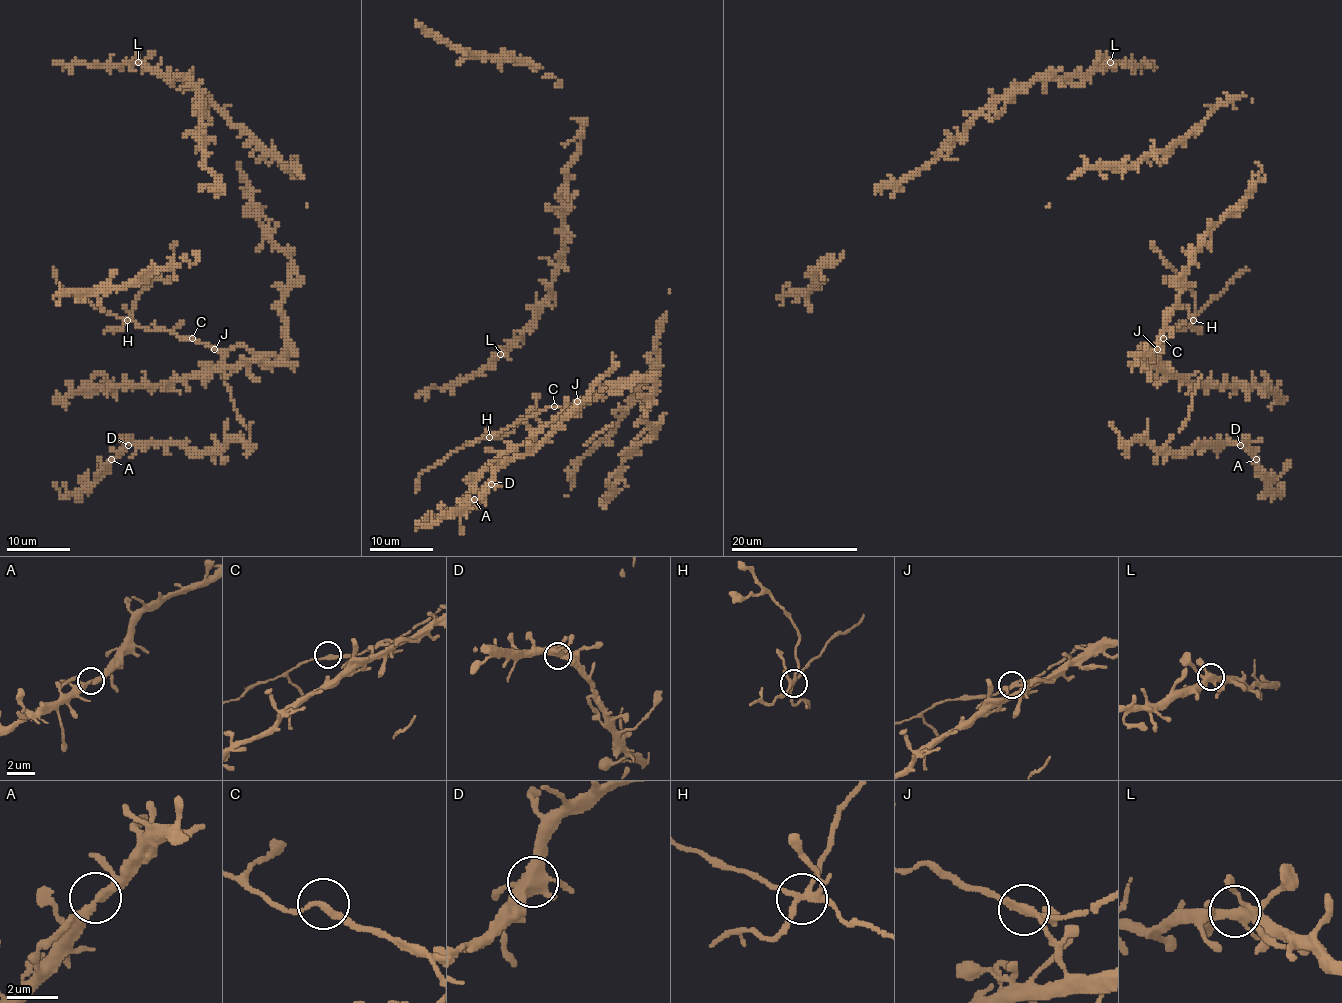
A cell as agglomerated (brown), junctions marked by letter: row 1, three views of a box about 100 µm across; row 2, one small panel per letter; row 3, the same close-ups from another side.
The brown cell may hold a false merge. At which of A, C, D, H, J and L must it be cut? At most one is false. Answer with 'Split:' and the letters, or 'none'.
Split: H

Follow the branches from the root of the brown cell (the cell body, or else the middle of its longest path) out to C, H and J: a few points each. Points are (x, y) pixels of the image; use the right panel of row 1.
C: (1255, 162), (1262, 168), (1256, 184), (1205, 238), (1164, 334), (1136, 357), (1142, 345), (1156, 350), (1163, 338)
H: (1255, 162), (1262, 168), (1256, 184), (1205, 238), (1164, 334), (1136, 357), (1142, 345), (1156, 350), (1193, 320)
J: (1255, 162), (1262, 168), (1256, 184), (1205, 238), (1164, 334), (1136, 357), (1142, 345), (1158, 349)

